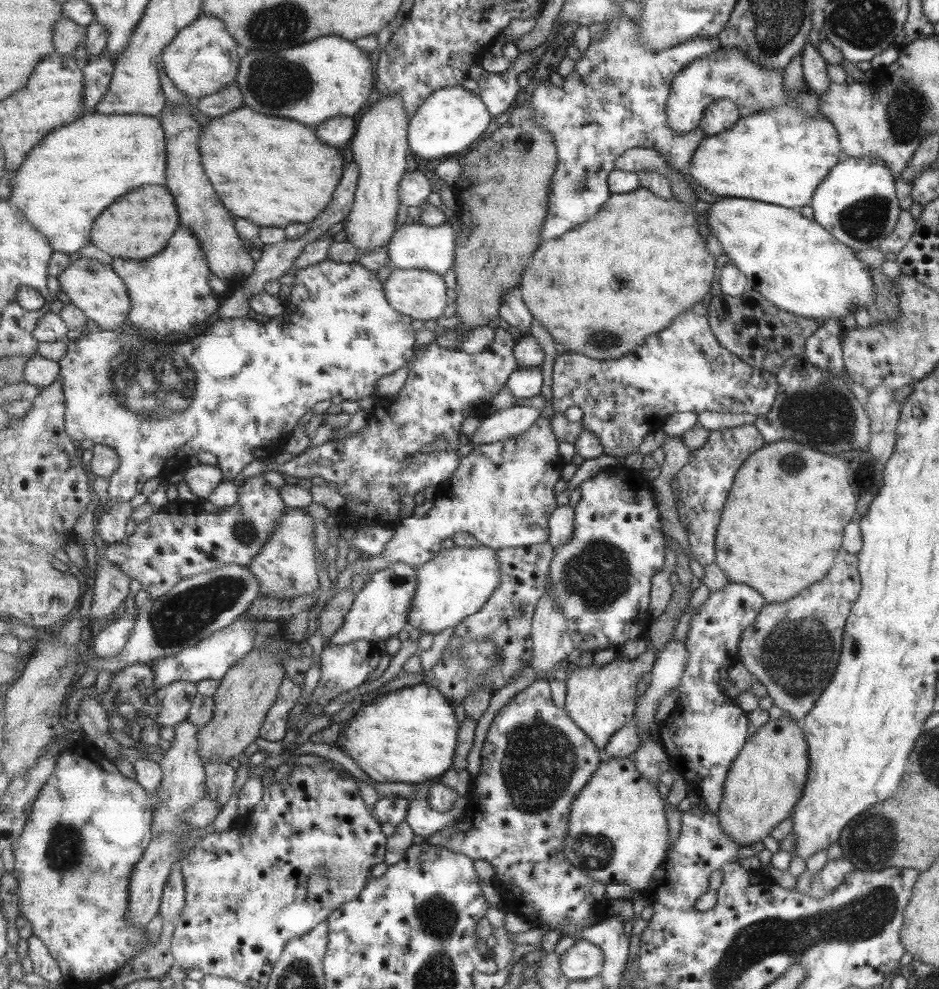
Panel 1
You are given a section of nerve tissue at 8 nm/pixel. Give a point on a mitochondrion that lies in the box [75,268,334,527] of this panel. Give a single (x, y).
(145, 385)

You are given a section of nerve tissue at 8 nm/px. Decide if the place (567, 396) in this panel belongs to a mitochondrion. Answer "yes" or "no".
no

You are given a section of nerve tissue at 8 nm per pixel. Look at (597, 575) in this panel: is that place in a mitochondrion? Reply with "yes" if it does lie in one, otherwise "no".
yes

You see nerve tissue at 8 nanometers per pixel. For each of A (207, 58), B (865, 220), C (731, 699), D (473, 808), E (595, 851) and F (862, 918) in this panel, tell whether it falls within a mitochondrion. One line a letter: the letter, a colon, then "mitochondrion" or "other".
A: other
B: mitochondrion
C: other
D: other
E: mitochondrion
F: mitochondrion

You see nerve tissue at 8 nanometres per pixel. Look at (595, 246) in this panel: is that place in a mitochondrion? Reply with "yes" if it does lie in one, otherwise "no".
no

